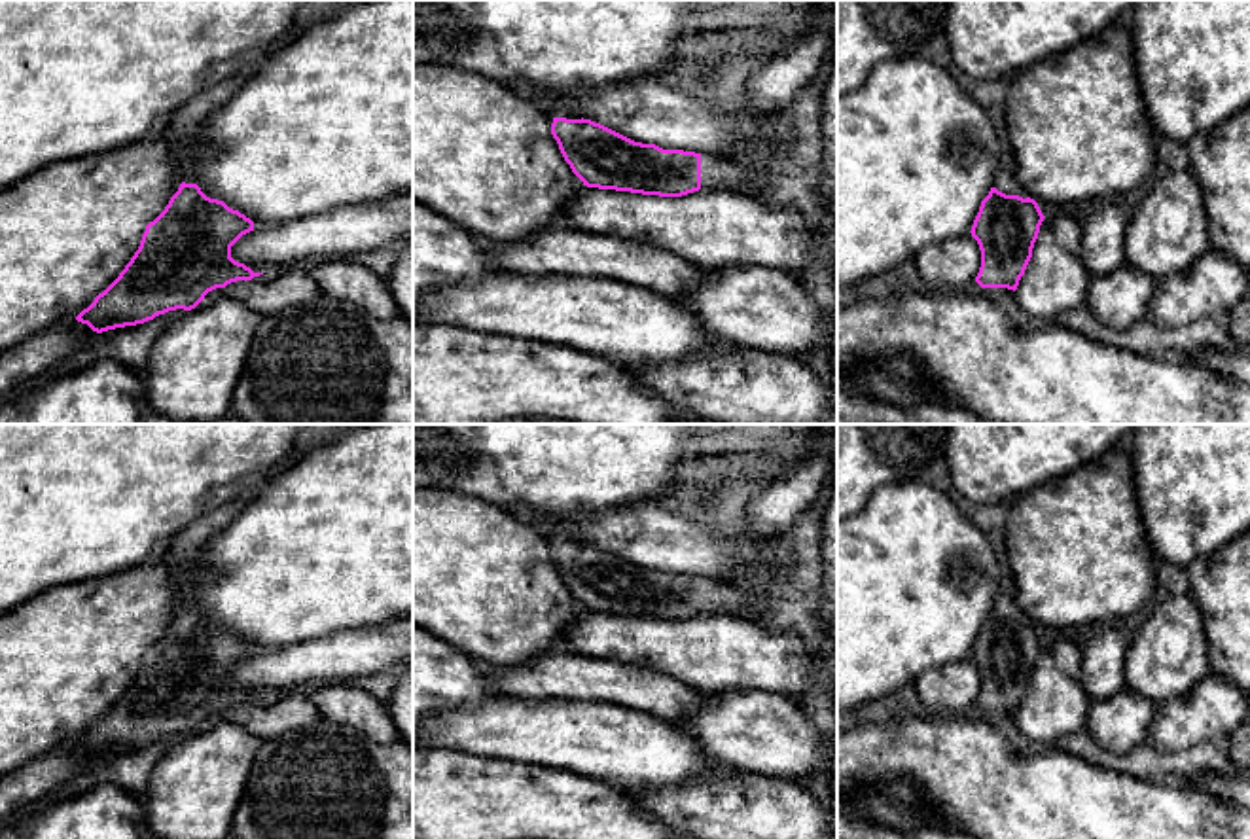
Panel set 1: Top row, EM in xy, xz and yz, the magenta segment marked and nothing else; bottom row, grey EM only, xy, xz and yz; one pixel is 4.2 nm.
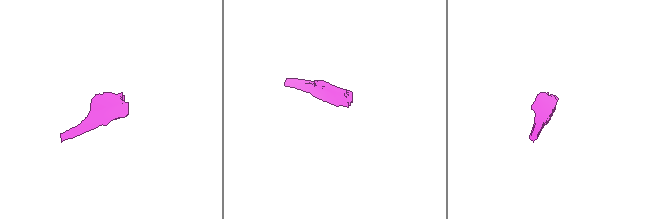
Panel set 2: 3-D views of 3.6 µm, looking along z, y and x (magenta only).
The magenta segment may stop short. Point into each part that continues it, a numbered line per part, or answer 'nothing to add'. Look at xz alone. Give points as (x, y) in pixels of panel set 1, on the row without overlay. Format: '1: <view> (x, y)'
1: xz (716, 597)

